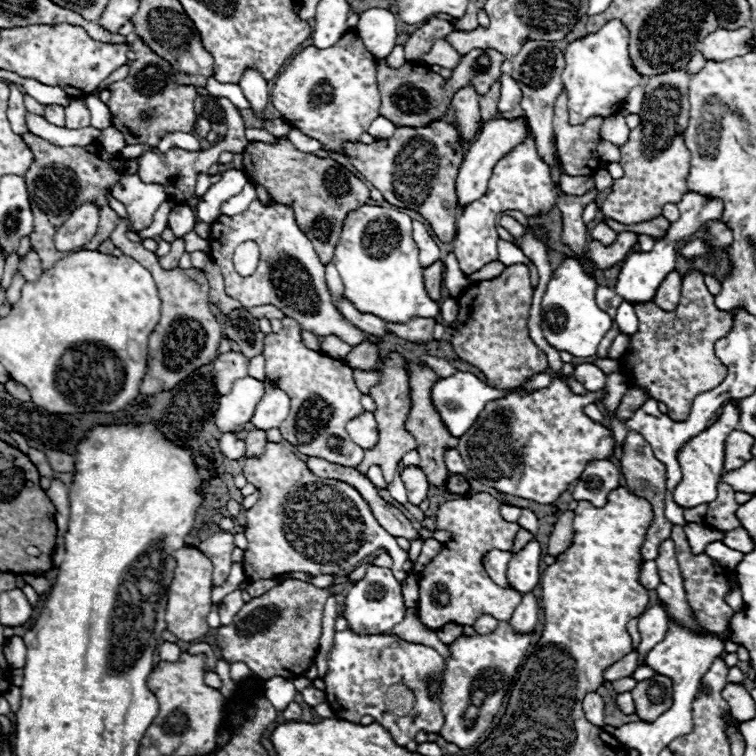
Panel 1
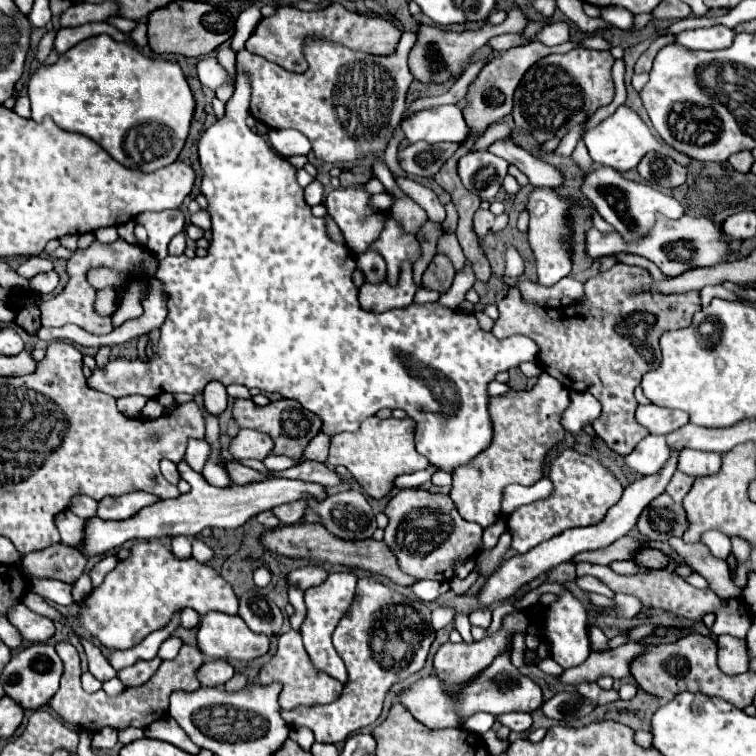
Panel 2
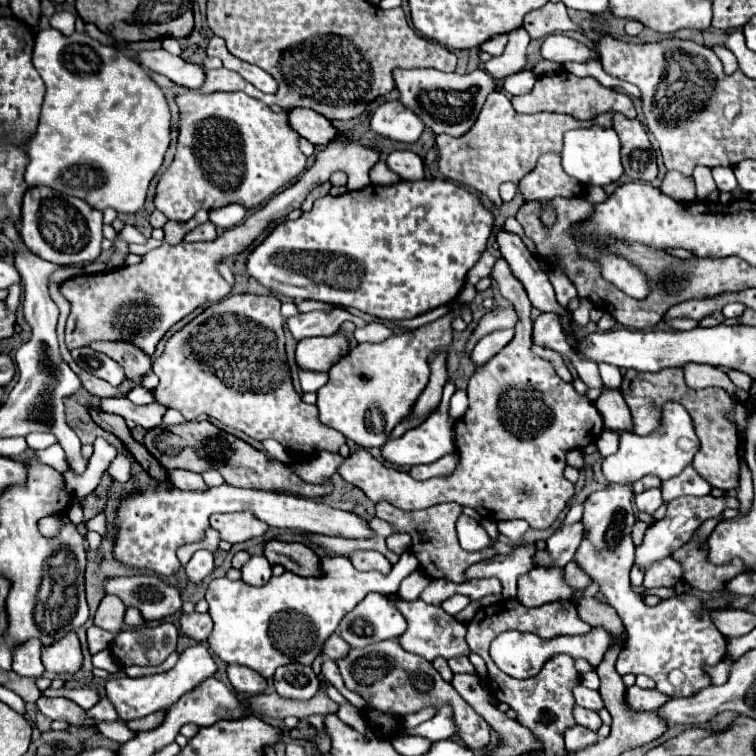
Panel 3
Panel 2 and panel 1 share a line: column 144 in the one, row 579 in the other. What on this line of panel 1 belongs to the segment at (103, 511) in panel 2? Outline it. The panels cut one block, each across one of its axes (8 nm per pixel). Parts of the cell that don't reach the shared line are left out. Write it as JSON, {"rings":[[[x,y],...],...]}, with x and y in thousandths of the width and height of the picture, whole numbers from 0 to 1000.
{"rings":[[[648,728],[643,730],[643,738],[638,741],[646,762],[664,778],[672,778],[672,767],[669,767],[669,751],[675,743],[675,735],[680,735],[677,730],[669,728]]]}

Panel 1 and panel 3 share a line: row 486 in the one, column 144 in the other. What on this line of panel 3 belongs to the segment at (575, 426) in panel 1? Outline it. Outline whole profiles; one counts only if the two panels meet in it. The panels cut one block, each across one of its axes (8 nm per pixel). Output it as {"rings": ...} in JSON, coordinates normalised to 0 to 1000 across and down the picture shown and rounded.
{"rings":[[[209,640],[206,646],[196,646],[175,659],[164,661],[156,677],[156,712],[151,720],[151,735],[175,751],[193,751],[206,757],[209,762],[228,762],[235,757],[238,743],[233,738],[233,728],[241,720],[267,714],[270,701],[278,698],[275,685],[286,677],[333,677],[339,685],[352,690],[354,696],[368,698],[394,698],[405,704],[431,706],[431,709],[452,709],[452,712],[487,712],[492,701],[487,693],[466,677],[444,675],[429,664],[378,656],[352,648],[333,646],[310,646],[294,640],[288,646],[278,646],[272,651],[243,651],[235,646],[222,648],[220,640]]]}

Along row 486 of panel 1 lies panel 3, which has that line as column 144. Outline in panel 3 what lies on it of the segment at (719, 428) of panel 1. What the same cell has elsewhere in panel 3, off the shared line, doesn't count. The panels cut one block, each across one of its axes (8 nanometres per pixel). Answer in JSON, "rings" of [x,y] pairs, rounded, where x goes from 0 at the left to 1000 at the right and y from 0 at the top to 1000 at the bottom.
{"rings":[[[259,852],[259,854],[251,854],[246,857],[233,881],[222,889],[214,889],[214,892],[204,892],[204,894],[193,894],[193,897],[169,897],[169,894],[161,894],[161,897],[146,897],[143,905],[140,905],[140,918],[146,923],[146,929],[153,934],[153,942],[159,947],[159,952],[169,955],[169,952],[177,952],[177,950],[190,950],[201,942],[209,942],[209,939],[220,939],[225,937],[230,929],[235,929],[238,921],[249,918],[251,913],[257,913],[265,902],[270,902],[272,897],[283,894],[288,886],[280,865],[275,862],[272,854],[267,852]]]}

